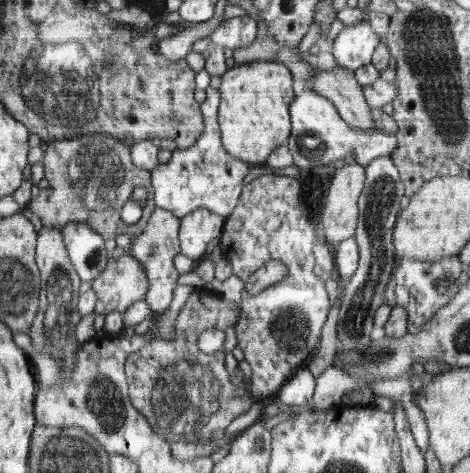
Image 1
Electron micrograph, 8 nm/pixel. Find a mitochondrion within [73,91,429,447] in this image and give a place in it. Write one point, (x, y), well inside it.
(187, 396)

